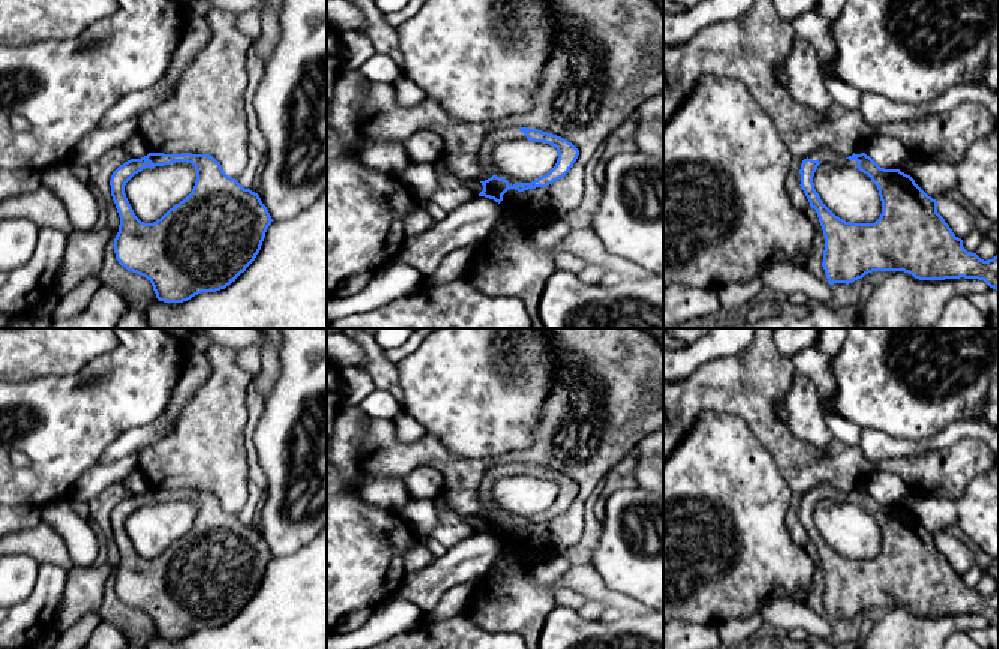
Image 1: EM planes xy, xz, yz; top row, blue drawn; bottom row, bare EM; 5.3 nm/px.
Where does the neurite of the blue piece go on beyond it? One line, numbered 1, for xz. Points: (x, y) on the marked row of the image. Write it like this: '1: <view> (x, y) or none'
1: xz (500, 135)

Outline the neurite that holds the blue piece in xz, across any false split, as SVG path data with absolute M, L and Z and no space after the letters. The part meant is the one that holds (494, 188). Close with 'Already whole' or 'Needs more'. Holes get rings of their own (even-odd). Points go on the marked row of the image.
M507 127L507 129L492 130L484 136L478 150L480 165L483 168L489 168L492 150L500 142L512 141L512 139L528 139L534 142L544 142L555 147L558 151L558 159L555 166L548 174L538 177L537 180L531 183L516 183L513 186L510 186L507 180L492 175L490 178L480 181L483 186L483 190L478 193L478 196L494 199L495 202L500 204L502 201L502 195L508 189L524 192L524 190L536 189L536 187L546 187L552 184L554 181L562 178L570 171L570 168L573 166L573 163L576 162L579 156L579 150L572 142L568 142L567 139L561 136L542 132L537 129Z. Needs more

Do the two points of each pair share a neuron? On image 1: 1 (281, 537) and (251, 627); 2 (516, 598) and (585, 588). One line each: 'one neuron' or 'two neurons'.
1: two neurons
2: one neuron

